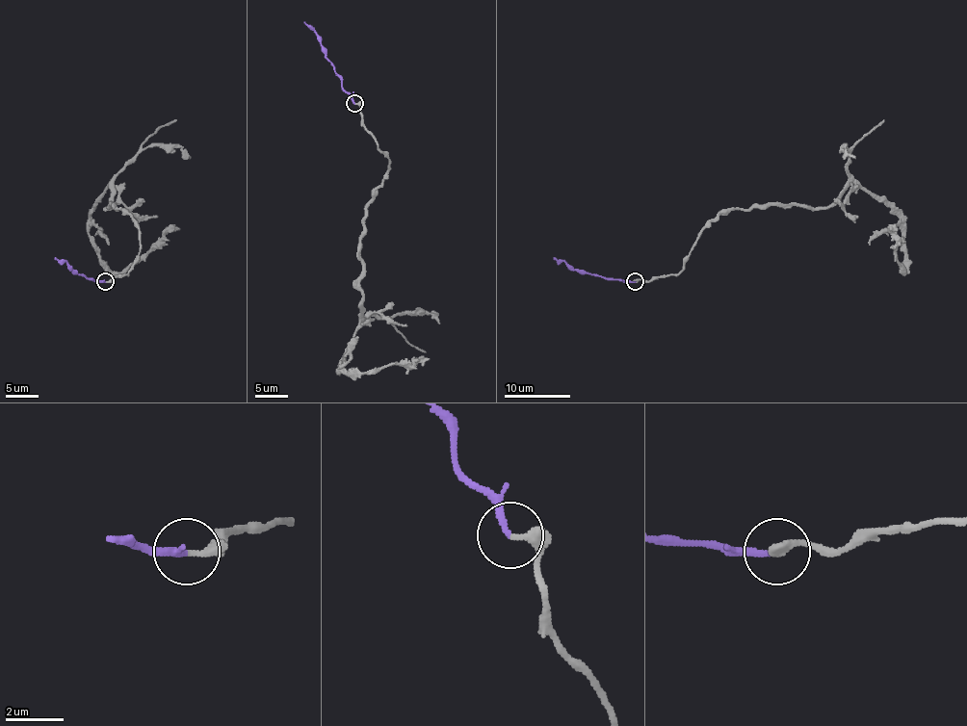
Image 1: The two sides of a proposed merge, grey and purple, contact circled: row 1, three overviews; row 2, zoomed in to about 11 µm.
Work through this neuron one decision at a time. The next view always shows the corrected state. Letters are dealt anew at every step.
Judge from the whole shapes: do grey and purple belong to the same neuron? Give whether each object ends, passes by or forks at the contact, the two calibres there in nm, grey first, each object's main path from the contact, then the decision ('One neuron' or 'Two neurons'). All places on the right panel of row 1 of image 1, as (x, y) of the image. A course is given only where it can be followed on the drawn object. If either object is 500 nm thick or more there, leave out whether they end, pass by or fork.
At the ring grey ends. At the ring purple ends. Thickness 240 nm (grey) against 220 nm. Course of grey: (635, 282), (675, 275), (721, 213), (770, 204), (826, 208), (851, 183), (899, 218), (903, 272), (891, 227). Course of purple: (635, 282), (580, 273), (563, 260), (554, 257). One neuron

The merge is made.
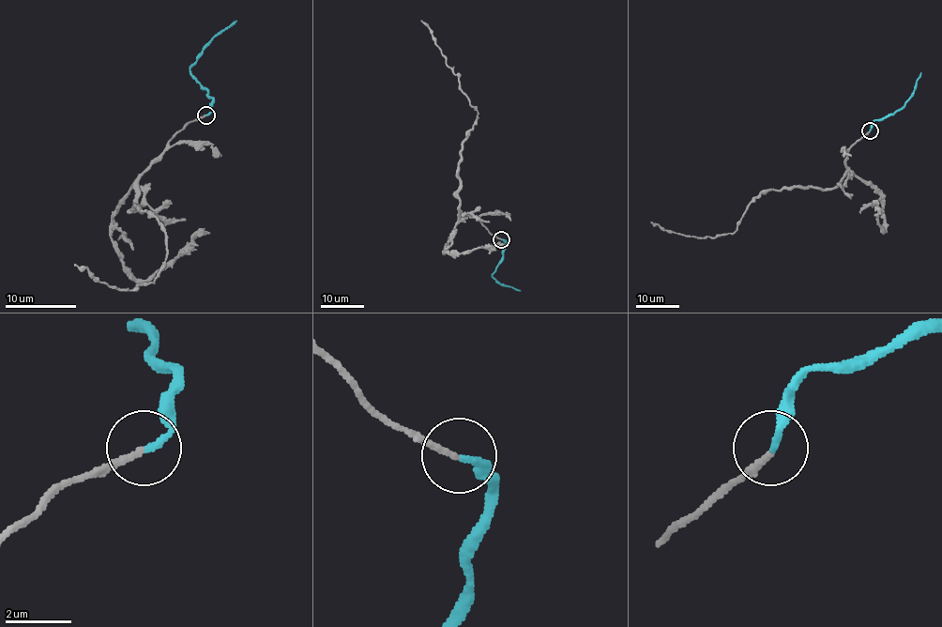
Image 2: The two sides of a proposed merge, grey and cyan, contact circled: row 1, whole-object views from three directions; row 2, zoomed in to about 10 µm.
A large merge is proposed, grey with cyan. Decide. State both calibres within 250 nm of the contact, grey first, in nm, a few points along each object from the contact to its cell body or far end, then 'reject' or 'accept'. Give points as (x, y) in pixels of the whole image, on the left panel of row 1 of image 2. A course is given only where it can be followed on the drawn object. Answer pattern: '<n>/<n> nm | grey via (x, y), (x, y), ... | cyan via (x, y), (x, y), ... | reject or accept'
160/180 nm | grey via (205, 114), (140, 178), (134, 210), (148, 212), (166, 242), (154, 282), (113, 288), (74, 264) | cyan via (205, 114), (211, 111), (213, 99), (191, 73), (189, 66), (202, 50), (235, 20) | accept

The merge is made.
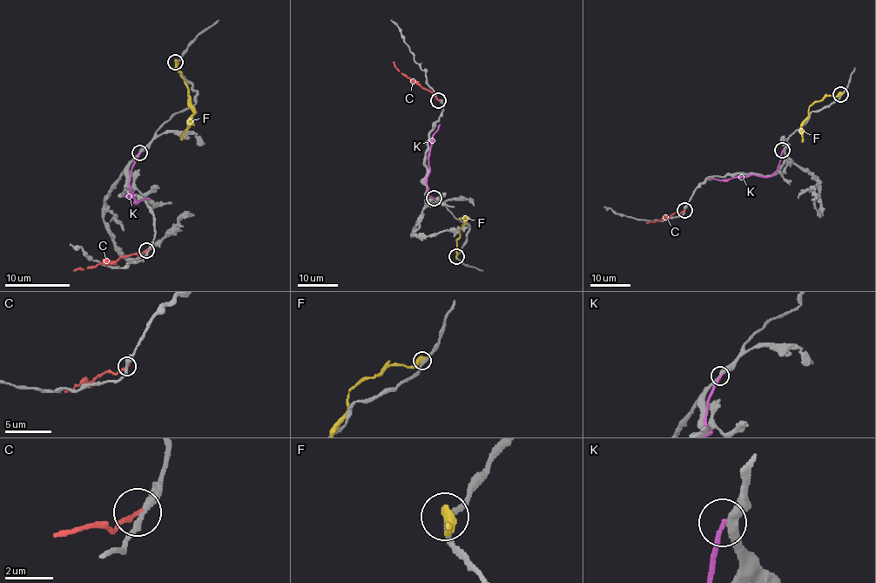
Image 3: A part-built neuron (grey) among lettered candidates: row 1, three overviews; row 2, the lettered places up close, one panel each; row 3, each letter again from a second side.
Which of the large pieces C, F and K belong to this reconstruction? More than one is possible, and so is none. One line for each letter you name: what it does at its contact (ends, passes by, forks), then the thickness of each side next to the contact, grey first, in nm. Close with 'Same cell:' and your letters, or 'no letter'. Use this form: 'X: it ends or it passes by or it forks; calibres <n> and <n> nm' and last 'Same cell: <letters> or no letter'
Same cell: no letter

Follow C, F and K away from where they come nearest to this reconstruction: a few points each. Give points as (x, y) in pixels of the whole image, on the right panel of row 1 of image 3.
C: (684, 210), (656, 222), (645, 223)
F: (841, 93), (835, 97), (825, 96), (808, 108), (808, 118), (801, 125), (801, 142)
K: (782, 150), (778, 168), (768, 177), (751, 174), (726, 179), (708, 179)

